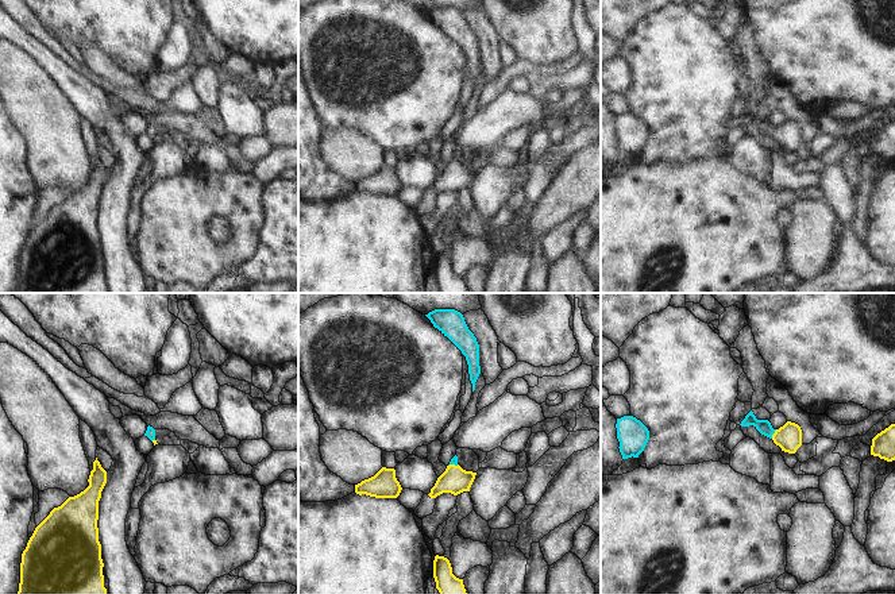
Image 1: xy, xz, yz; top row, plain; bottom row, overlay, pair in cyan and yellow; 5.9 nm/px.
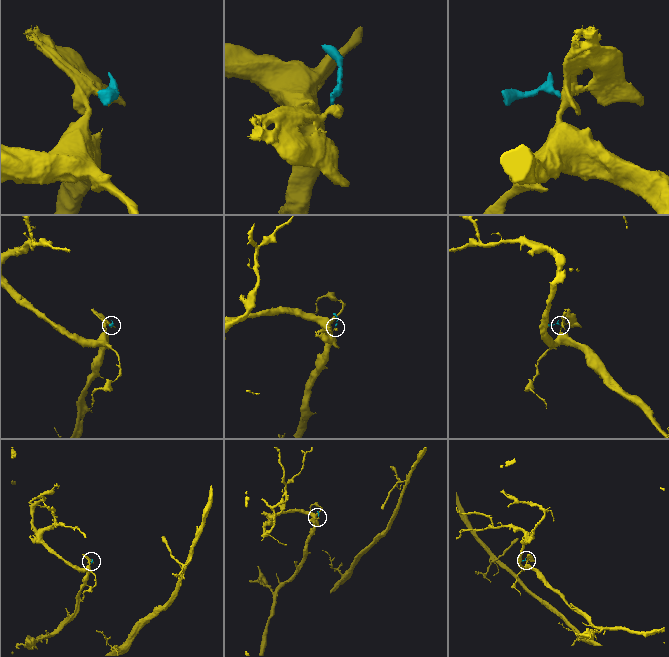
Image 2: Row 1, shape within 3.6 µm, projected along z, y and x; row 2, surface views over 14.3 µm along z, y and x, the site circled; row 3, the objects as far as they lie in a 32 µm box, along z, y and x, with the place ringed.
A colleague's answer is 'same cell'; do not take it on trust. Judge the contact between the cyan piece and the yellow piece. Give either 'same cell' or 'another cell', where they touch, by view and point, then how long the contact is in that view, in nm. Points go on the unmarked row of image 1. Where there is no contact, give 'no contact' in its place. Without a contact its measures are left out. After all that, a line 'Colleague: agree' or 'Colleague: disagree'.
same cell | yz (774, 130) | 70 nm
Colleague: agree

